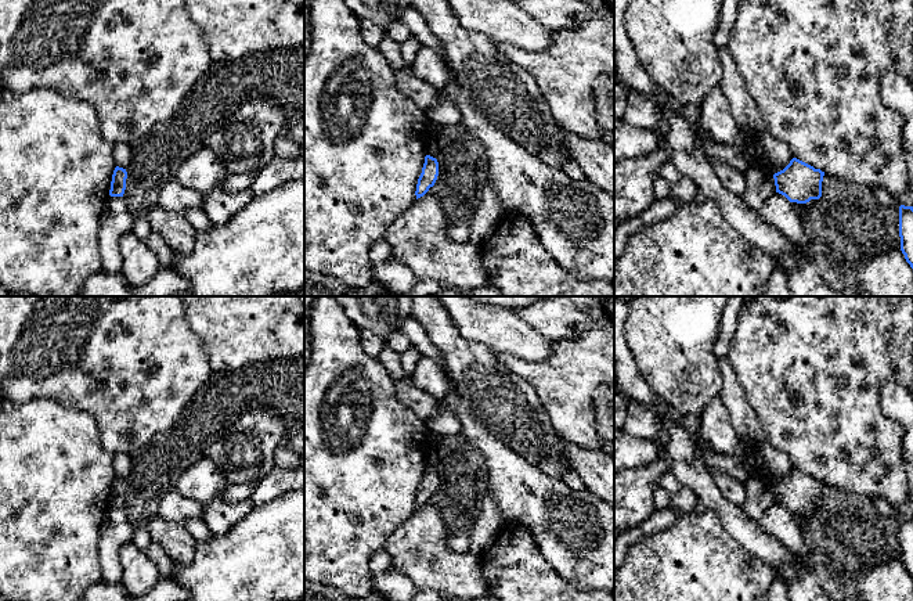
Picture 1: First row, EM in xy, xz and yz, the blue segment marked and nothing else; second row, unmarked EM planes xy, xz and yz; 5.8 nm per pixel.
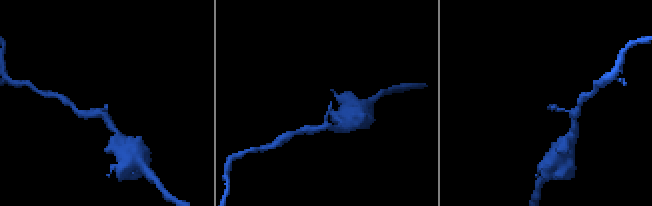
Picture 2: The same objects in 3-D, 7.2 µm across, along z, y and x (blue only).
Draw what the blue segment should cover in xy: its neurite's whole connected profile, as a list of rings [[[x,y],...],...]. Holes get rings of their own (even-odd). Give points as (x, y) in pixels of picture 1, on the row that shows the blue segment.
[[[116,166],[111,181],[109,190],[111,197],[123,197],[126,190],[126,179],[127,179],[126,169]]]

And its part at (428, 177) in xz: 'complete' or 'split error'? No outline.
complete

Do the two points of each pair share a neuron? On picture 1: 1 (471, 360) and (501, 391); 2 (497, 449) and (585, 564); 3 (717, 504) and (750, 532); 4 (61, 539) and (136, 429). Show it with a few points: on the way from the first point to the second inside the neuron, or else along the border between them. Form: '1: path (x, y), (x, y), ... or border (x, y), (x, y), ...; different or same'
1: path (477, 367), (494, 384); same
2: path (524, 481), (536, 499), (565, 522), (565, 539); same
3: path (725, 510), (742, 526); same
4: border (98, 425), (100, 443), (114, 454); different

